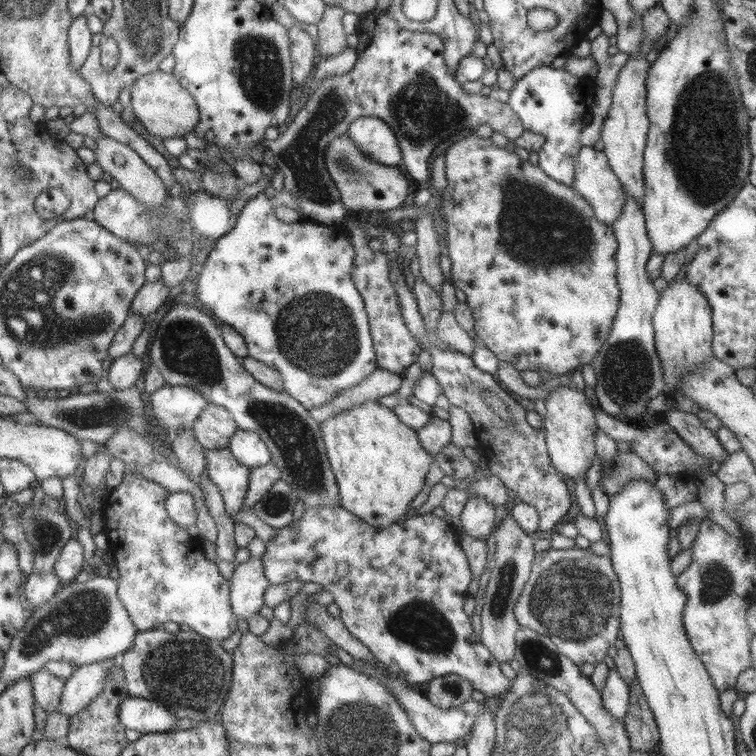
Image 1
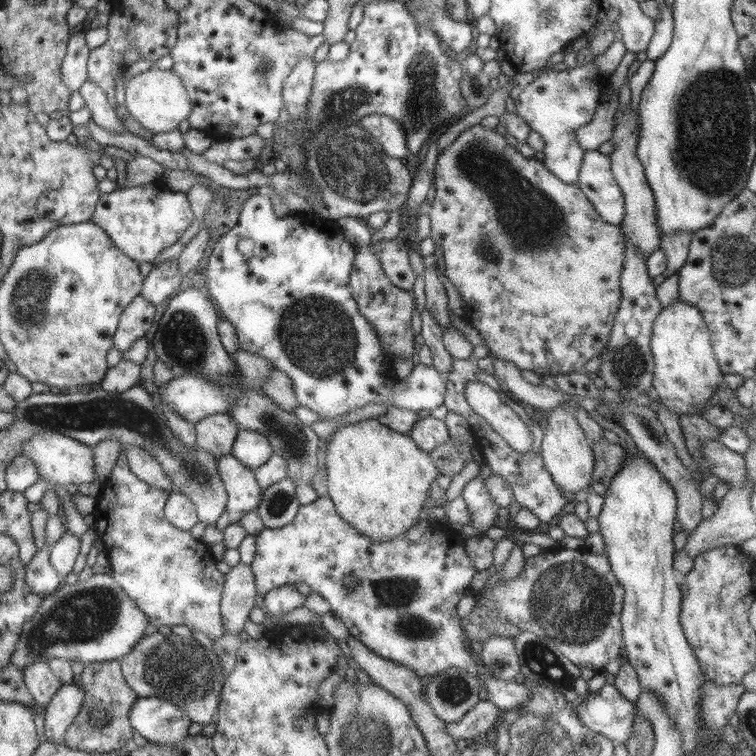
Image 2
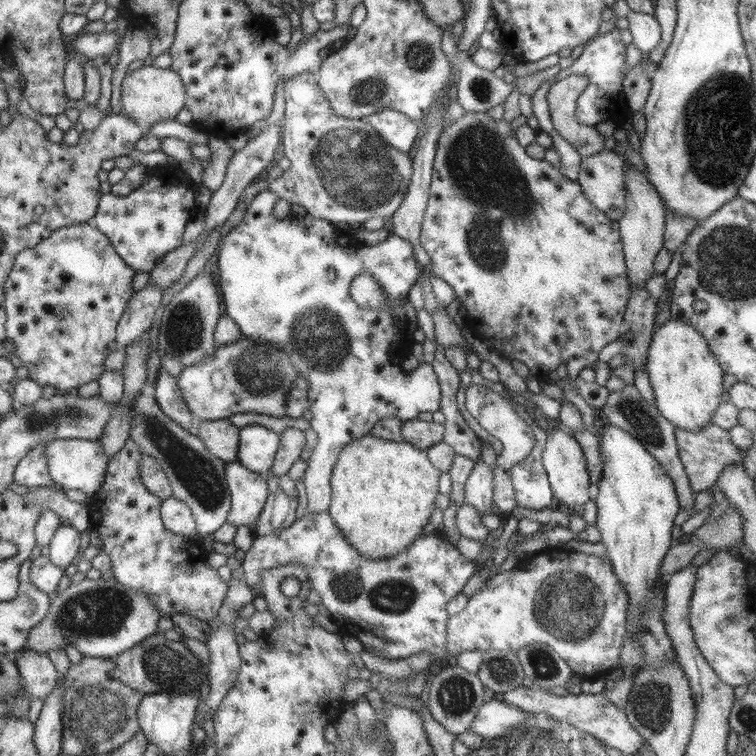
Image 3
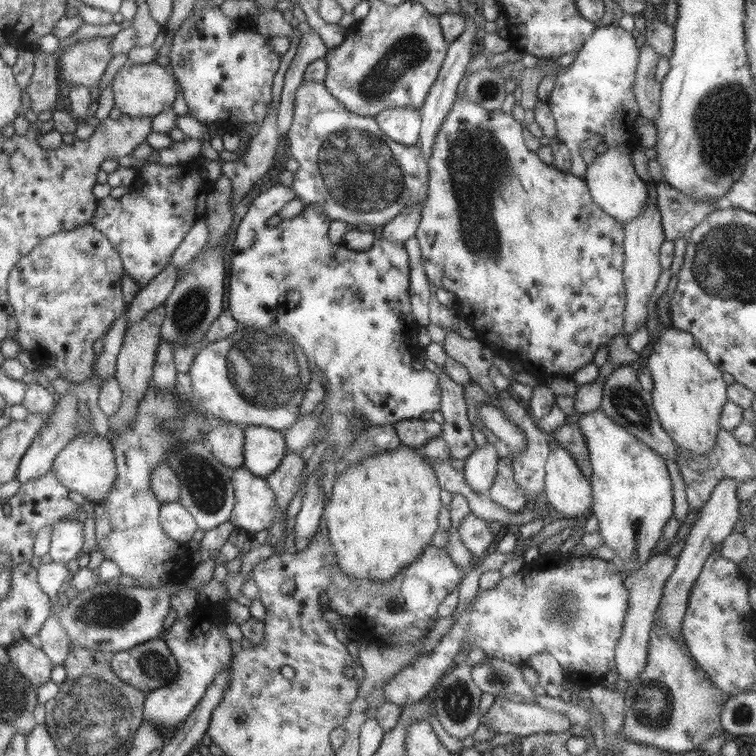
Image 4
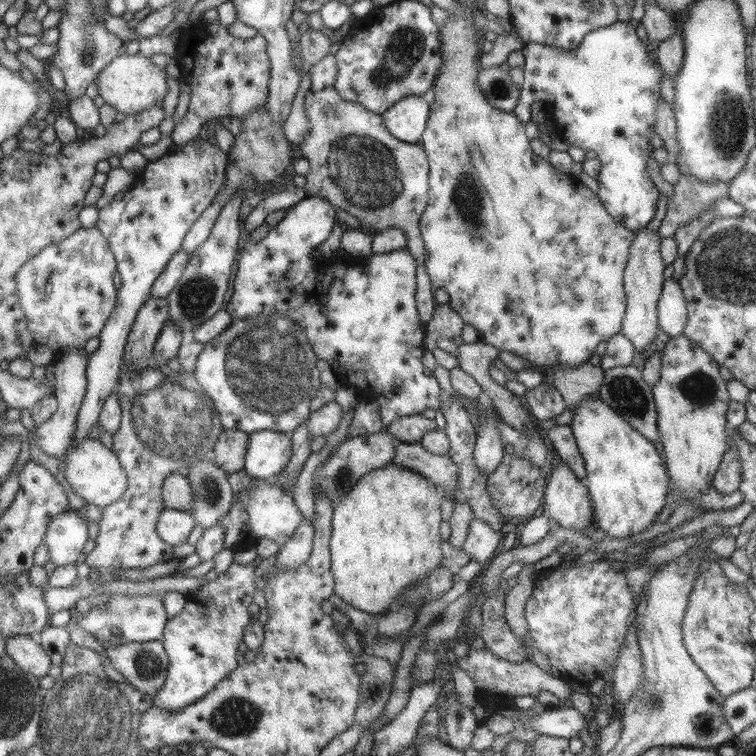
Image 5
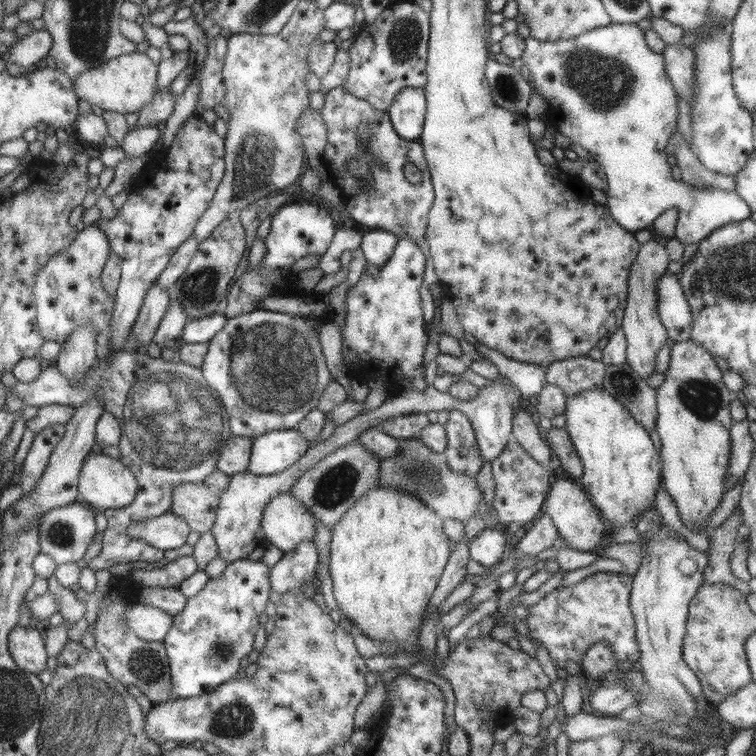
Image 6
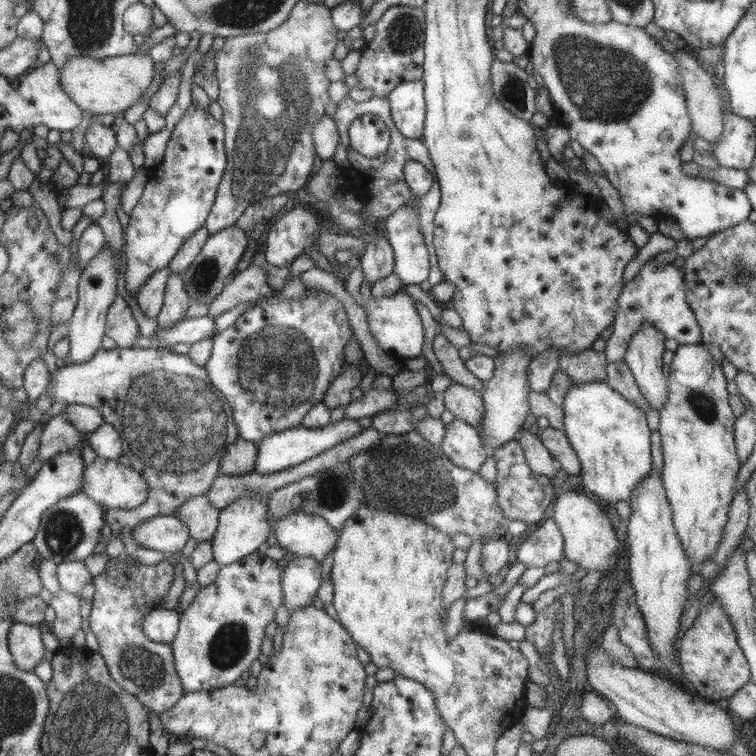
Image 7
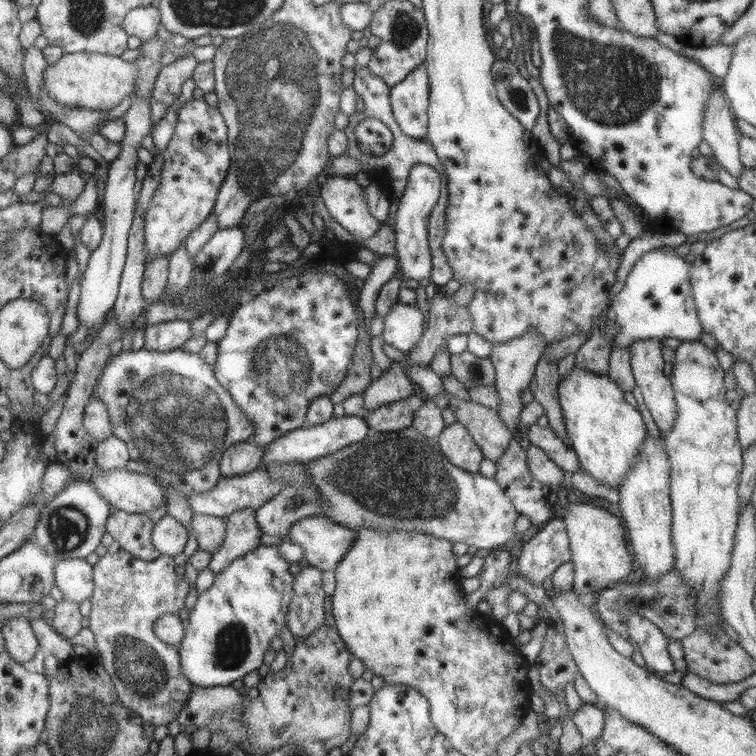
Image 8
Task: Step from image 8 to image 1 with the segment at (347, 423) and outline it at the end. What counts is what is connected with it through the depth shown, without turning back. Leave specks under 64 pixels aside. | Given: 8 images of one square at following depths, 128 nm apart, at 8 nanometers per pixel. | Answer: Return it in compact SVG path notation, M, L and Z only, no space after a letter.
M238 429L228 447L239 464L250 470L266 466L272 460L267 444L258 433L252 431Z

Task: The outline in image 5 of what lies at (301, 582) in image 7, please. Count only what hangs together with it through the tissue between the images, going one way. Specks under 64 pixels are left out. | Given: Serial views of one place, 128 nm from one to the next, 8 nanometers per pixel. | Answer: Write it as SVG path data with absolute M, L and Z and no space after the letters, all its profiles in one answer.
M302 520L298 530L277 552L275 562L277 568L279 570L294 570L308 562L313 549L314 535L315 527L308 520Z

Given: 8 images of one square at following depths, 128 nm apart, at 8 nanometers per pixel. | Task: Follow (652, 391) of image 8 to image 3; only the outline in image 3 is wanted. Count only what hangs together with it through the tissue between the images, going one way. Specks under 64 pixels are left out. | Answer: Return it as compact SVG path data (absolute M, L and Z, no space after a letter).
M635 166L625 167L625 183L629 195L626 201L624 216L618 221L623 252L627 266L627 279L631 288L646 286L646 283L655 275L654 261L658 253L664 248L666 206L650 179Z

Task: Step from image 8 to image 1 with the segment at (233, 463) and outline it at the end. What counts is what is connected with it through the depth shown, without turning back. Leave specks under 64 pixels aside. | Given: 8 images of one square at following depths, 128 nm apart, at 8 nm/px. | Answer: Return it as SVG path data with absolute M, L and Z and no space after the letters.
M211 403L200 413L192 428L196 440L210 450L228 447L238 429L228 410Z

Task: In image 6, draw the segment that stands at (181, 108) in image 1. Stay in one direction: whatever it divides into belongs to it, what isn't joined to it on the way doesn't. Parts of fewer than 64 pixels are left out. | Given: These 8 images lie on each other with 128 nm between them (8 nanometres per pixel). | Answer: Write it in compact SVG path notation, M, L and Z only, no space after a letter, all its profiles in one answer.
M136 51L132 54L116 56L116 58L104 61L100 66L96 66L96 68L89 68L87 71L80 72L73 81L73 89L80 101L87 100L89 104L94 104L94 106L98 106L103 110L121 113L138 112L158 91L161 90L157 87L158 69L158 65L151 58L148 58L146 53L139 53Z

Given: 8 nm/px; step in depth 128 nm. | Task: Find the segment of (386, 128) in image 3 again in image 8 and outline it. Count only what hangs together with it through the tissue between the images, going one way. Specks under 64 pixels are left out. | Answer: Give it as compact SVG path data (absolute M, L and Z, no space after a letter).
M426 62L390 87L394 118L406 136L426 140L428 133L429 76Z

